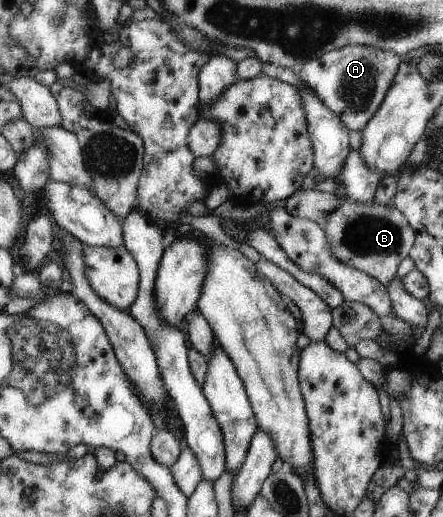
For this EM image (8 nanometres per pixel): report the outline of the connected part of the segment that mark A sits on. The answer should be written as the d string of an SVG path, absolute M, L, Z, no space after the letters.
M346 45L309 60L298 71L298 77L348 130L361 131L381 105L401 60L393 52L376 47Z

